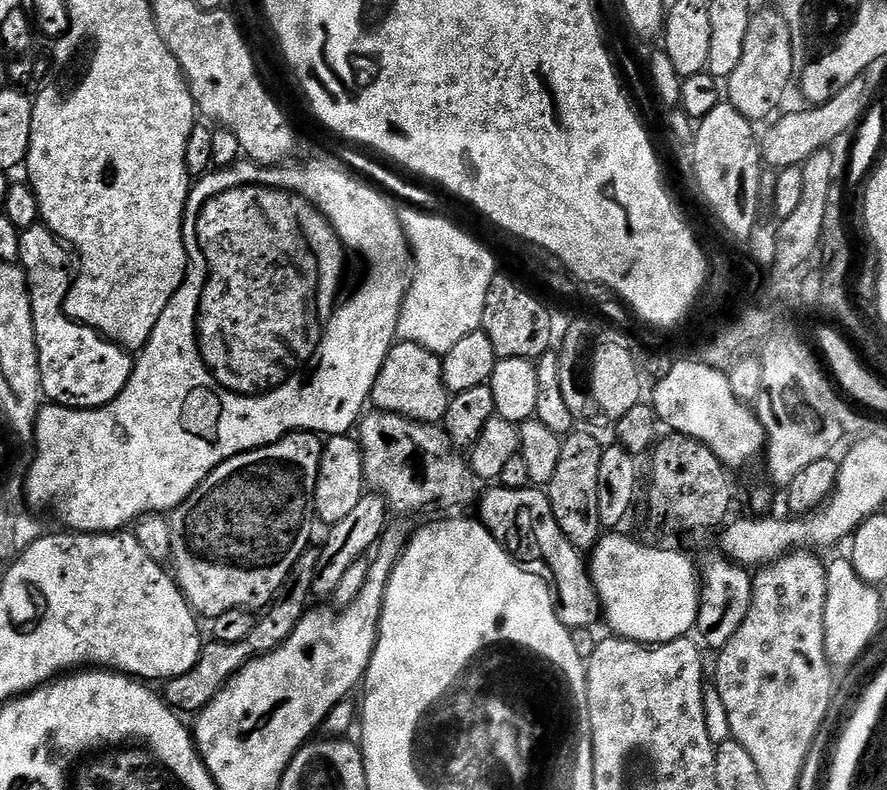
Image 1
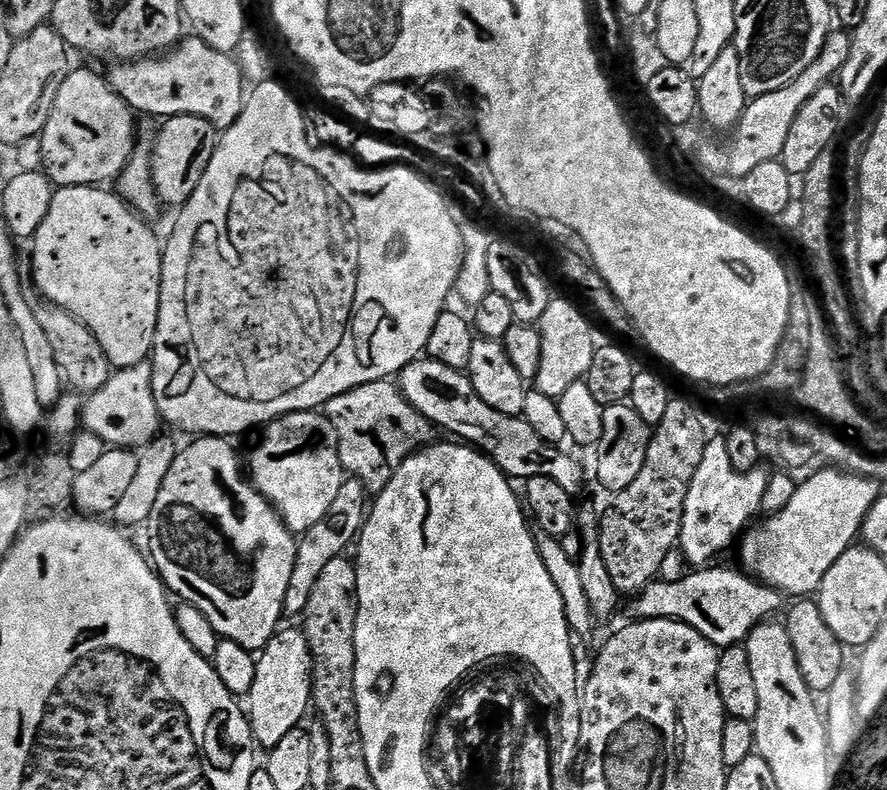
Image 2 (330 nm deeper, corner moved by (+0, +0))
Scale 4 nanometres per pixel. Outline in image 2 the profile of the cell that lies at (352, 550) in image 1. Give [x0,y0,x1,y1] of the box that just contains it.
[246,627,312,750]

